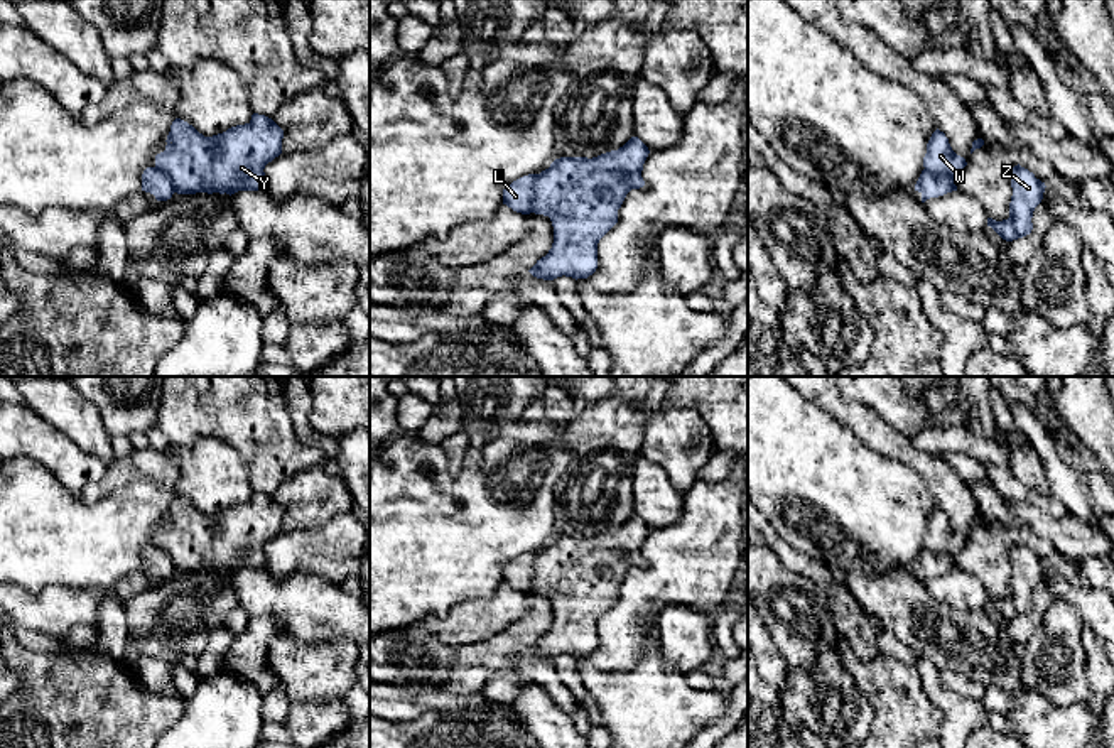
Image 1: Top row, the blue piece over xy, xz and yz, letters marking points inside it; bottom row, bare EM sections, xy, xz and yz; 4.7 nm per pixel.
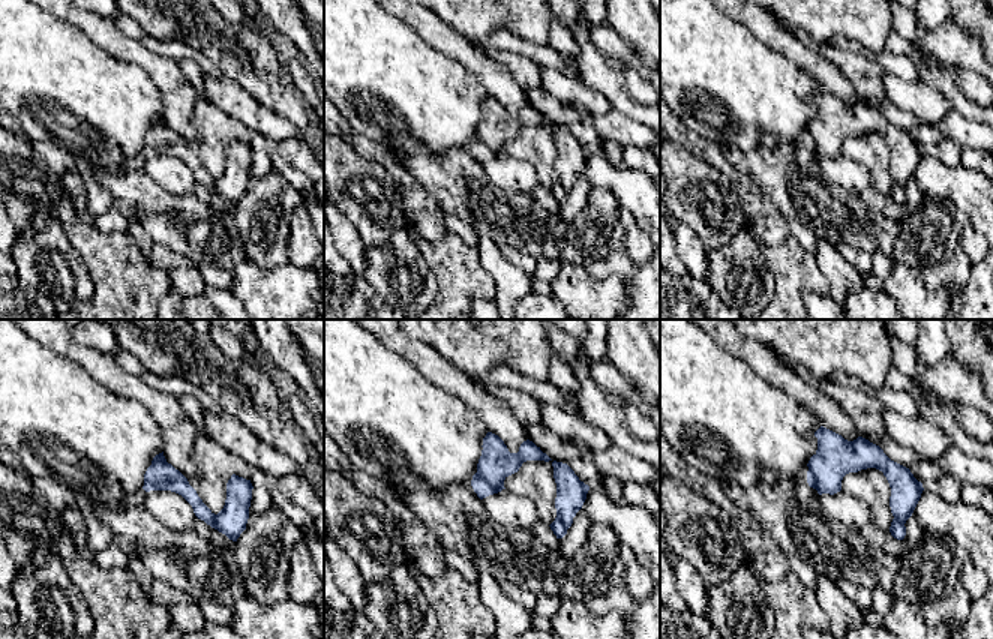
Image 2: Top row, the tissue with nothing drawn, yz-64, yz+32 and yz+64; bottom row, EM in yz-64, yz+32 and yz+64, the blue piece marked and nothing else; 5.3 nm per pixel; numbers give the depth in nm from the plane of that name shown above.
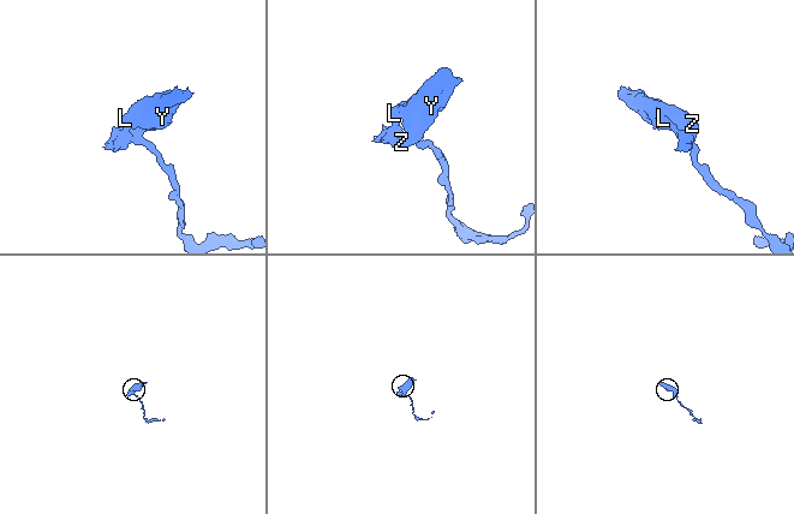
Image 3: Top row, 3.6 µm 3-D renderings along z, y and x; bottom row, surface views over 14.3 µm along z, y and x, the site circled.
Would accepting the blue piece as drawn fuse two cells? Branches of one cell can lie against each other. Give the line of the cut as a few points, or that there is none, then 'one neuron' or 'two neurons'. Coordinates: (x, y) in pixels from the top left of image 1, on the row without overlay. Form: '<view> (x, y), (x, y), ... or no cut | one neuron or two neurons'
xz (539, 552), (534, 563), (530, 590) | two neurons

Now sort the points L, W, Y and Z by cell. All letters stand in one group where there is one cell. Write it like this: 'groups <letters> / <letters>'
groups L / W Y Z

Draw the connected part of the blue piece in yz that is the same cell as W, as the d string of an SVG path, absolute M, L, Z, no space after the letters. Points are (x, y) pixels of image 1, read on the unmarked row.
M937 507L927 522L923 545L932 549L937 556L942 556L944 552L955 556L965 544L965 537L952 528L945 512Z

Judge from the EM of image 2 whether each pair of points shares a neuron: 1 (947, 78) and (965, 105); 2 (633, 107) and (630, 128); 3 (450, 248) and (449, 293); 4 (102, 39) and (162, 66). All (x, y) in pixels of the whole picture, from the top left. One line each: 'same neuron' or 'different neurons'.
1: same neuron
2: different neurons
3: same neuron
4: same neuron

